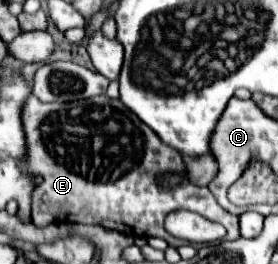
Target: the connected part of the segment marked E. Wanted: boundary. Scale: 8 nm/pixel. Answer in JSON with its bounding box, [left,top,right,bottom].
[22,94,240,248]

